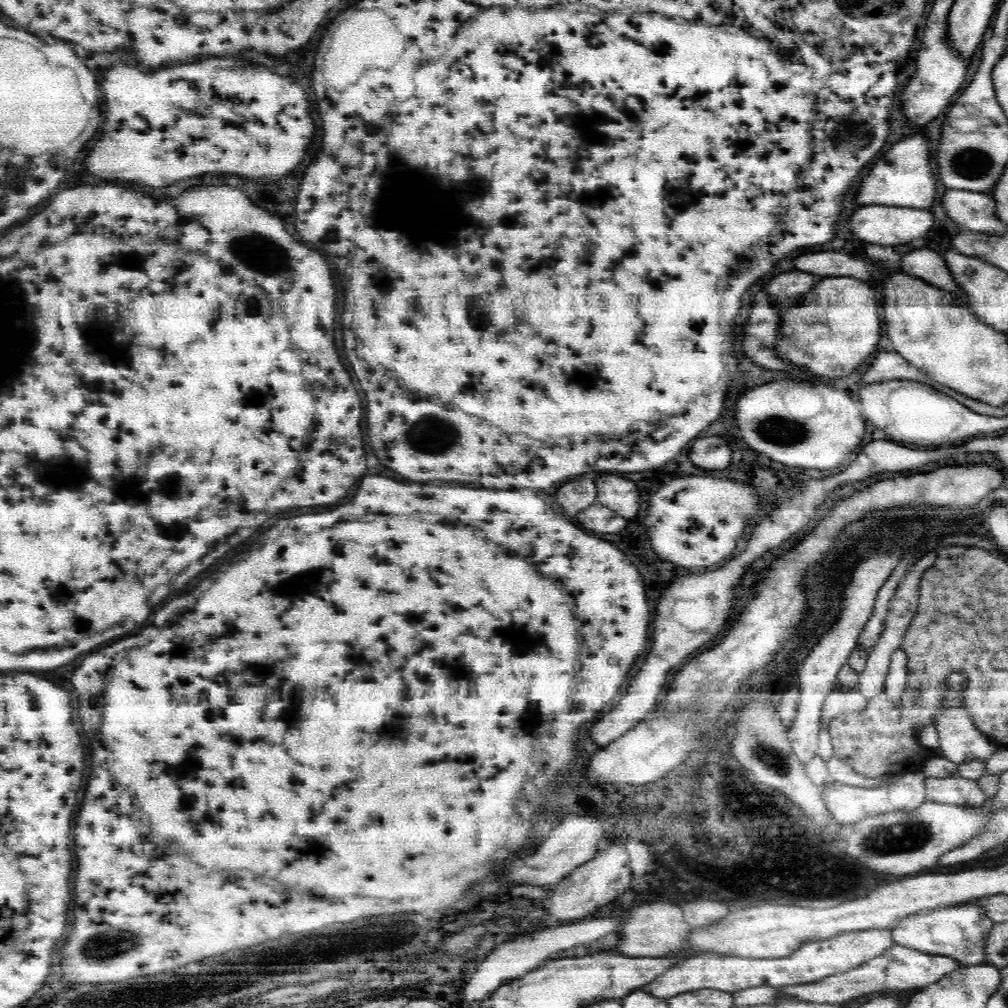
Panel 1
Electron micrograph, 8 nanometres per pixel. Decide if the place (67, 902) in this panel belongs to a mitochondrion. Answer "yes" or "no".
no

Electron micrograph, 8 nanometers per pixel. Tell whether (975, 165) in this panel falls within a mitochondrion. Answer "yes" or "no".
yes

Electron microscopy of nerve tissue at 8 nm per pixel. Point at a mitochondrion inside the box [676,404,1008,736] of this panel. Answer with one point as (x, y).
(785, 432)

